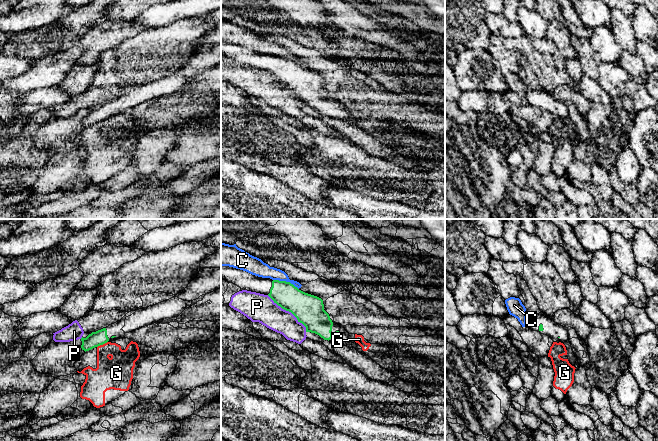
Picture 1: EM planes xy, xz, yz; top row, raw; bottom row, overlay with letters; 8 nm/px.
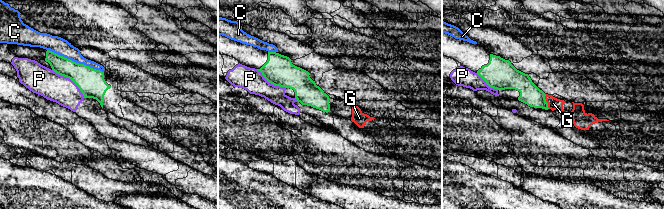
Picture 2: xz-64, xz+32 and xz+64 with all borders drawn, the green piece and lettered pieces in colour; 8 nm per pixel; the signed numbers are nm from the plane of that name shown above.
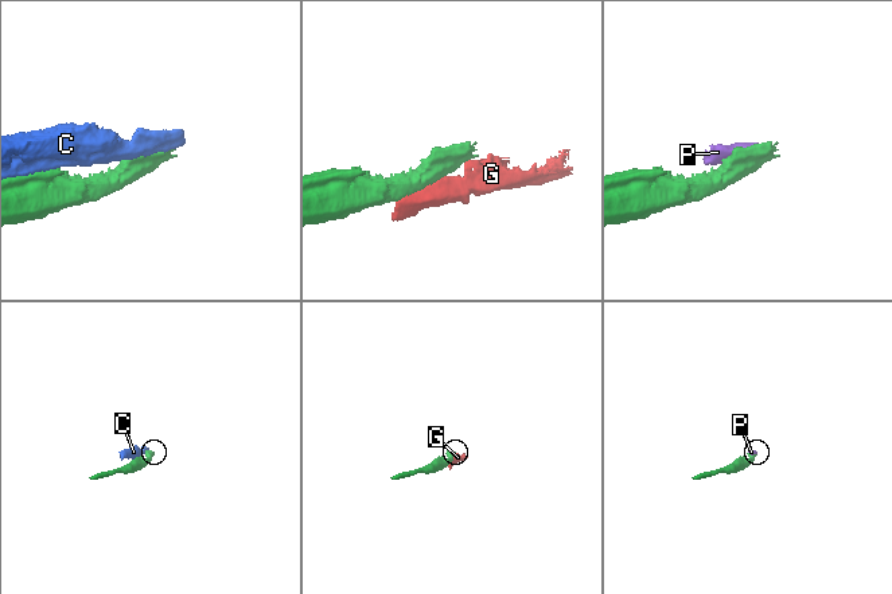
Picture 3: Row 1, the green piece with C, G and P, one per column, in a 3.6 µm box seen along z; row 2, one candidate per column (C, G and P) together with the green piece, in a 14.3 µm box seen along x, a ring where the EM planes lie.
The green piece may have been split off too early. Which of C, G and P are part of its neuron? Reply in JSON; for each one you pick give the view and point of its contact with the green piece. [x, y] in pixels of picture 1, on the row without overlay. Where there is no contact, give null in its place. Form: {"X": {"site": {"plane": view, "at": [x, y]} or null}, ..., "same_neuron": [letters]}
{"same_neuron": []}

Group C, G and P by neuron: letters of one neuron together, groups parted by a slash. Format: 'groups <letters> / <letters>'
groups C / G / P

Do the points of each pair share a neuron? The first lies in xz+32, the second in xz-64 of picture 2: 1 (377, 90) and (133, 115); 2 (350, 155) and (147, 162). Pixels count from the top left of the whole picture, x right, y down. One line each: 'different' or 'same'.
1: different
2: same

